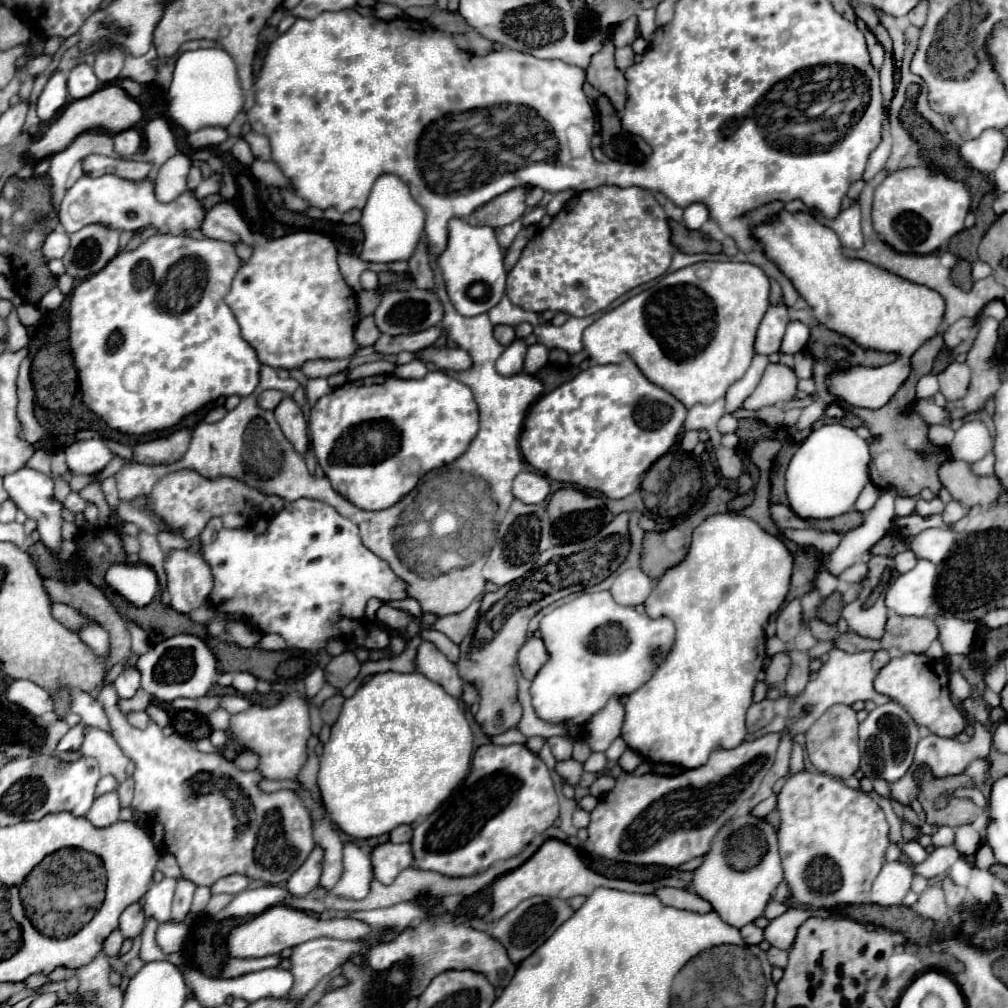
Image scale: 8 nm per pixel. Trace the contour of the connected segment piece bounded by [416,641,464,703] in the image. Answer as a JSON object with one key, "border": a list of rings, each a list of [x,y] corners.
{"border":[[[424,641],[418,647],[416,665],[418,665],[418,671],[422,675],[426,675],[428,679],[432,679],[434,683],[440,683],[440,687],[444,687],[444,691],[448,691],[448,695],[456,697],[462,703],[464,681],[460,679],[456,665],[452,661],[448,661],[446,655],[436,649],[434,643]]]}

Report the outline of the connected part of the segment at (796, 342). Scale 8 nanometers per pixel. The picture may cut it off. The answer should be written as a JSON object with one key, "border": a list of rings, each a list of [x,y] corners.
{"border":[[[790,321],[788,327],[786,327],[786,333],[782,337],[782,345],[780,345],[780,353],[798,353],[806,347],[808,343],[808,337],[810,337],[810,329],[800,323],[800,321]]]}

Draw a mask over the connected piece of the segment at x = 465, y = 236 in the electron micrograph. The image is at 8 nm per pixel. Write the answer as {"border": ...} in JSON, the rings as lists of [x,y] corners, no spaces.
{"border":[[[450,219],[448,245],[438,255],[438,267],[444,275],[450,303],[464,317],[474,317],[490,311],[504,295],[506,285],[504,253],[496,241],[496,233],[492,227],[470,225],[464,219]]]}

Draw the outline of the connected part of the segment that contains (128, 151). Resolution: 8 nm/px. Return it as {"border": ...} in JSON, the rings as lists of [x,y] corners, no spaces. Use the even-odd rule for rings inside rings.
{"border":[[[128,129],[128,131],[122,131],[122,133],[116,133],[114,135],[114,151],[116,155],[120,157],[132,157],[138,147],[140,147],[140,133],[134,131],[134,129]]]}

